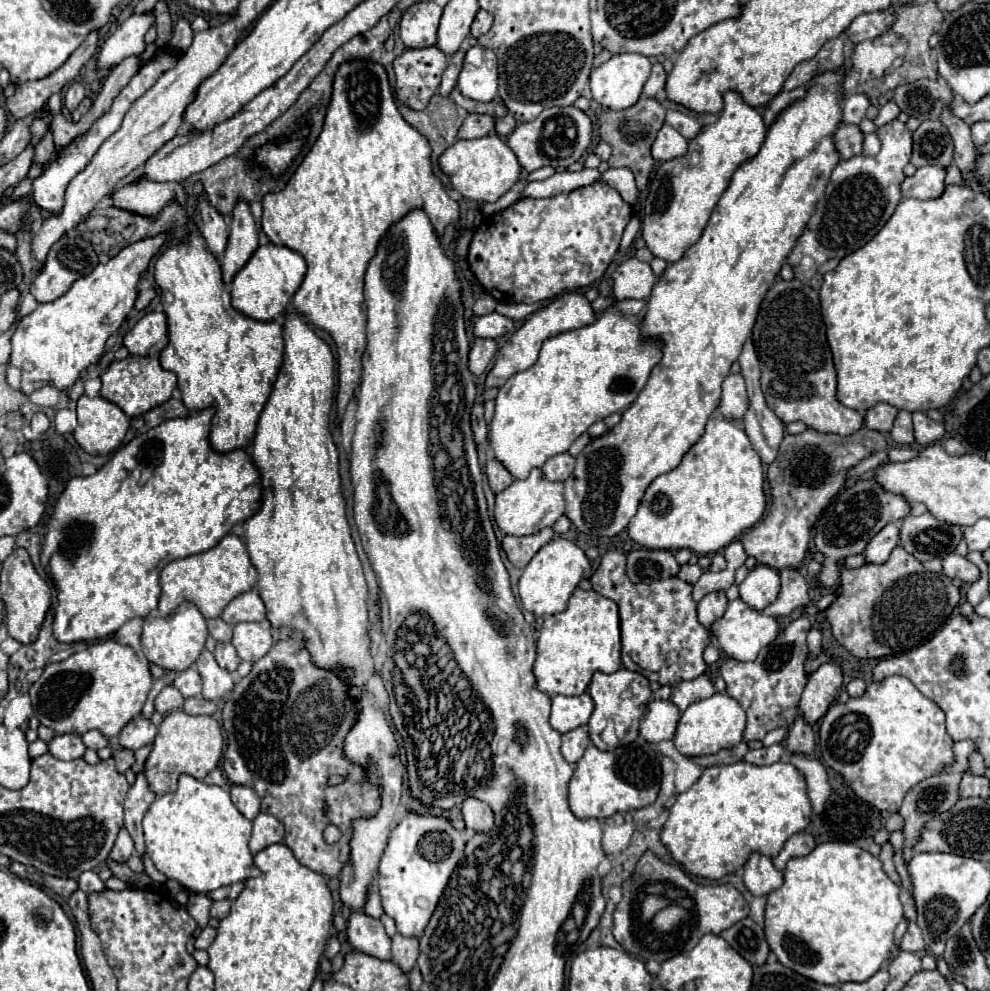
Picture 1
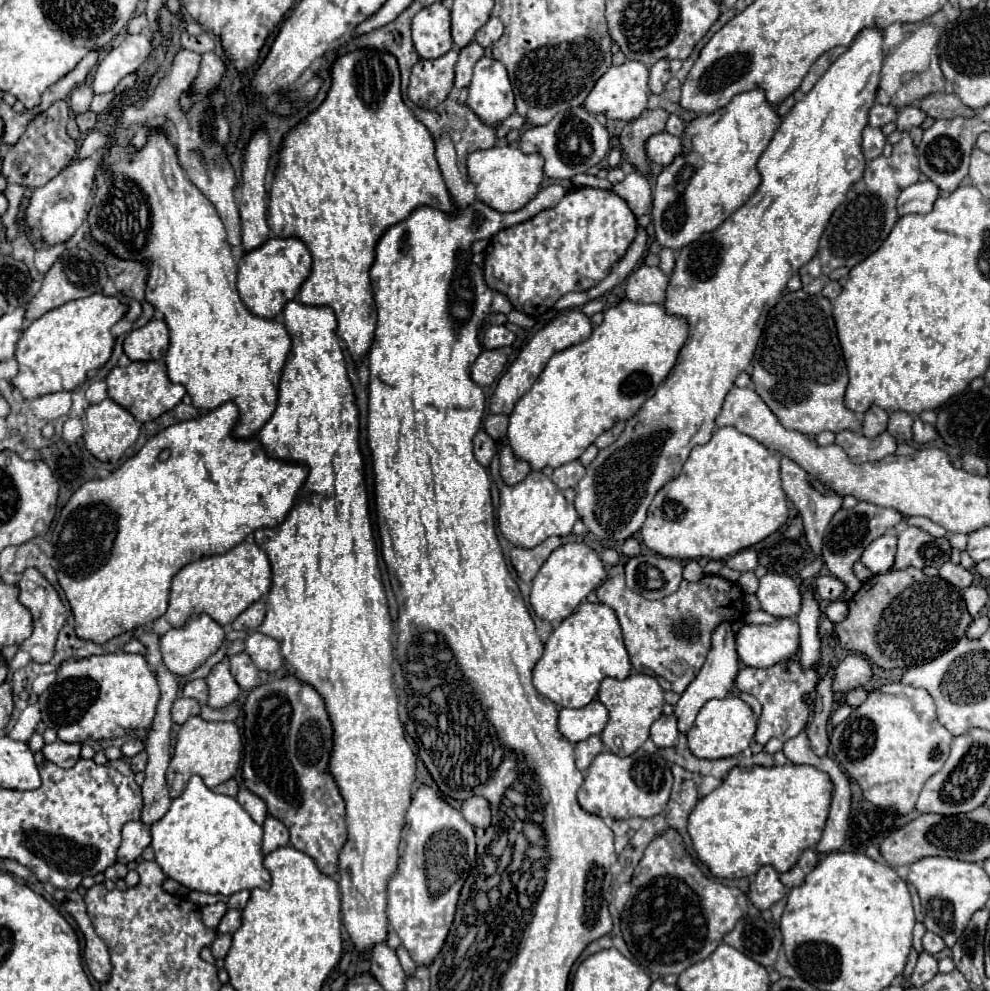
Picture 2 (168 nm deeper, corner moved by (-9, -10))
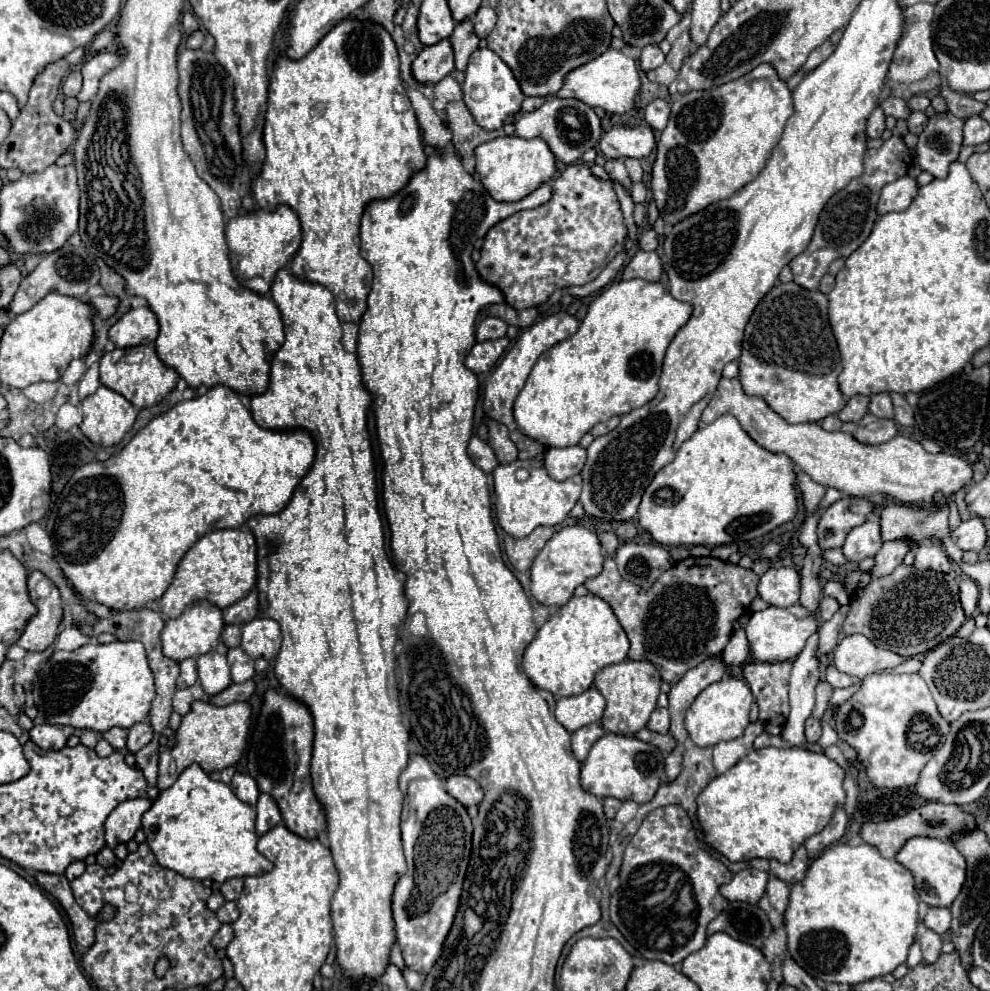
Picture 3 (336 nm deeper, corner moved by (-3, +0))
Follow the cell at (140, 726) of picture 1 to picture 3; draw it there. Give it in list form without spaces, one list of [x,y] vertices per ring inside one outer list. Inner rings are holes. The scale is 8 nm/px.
[[[113,727],[105,733],[101,733],[103,739],[107,739],[111,743],[113,749],[117,751],[123,751],[125,749],[125,743],[127,743],[127,729],[121,729],[121,727]]]

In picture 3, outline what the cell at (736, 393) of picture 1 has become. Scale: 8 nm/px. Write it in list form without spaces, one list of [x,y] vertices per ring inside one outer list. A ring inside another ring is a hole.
[[[721,379],[719,387],[705,407],[701,421],[705,425],[713,423],[721,415],[733,415],[739,419],[741,427],[763,447],[773,453],[785,453],[797,469],[803,469],[815,483],[823,487],[835,487],[851,497],[869,497],[875,493],[889,495],[903,505],[917,505],[919,509],[937,511],[941,505],[935,501],[935,493],[941,493],[949,503],[951,495],[973,481],[971,465],[949,453],[927,453],[917,441],[911,441],[905,435],[897,435],[881,445],[861,445],[849,433],[841,431],[823,431],[817,423],[799,423],[791,425],[779,417],[763,397],[747,395],[741,387],[741,381]]]

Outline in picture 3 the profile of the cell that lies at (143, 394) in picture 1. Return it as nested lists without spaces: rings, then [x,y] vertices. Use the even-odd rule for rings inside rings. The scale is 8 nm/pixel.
[[[139,345],[131,349],[115,349],[111,353],[105,353],[99,361],[99,379],[105,387],[123,395],[137,409],[145,409],[159,403],[167,393],[171,393],[179,375],[175,369],[165,367],[161,363],[153,345]]]

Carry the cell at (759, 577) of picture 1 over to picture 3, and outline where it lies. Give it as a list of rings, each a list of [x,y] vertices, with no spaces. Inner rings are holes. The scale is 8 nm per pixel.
[[[771,567],[759,577],[759,597],[775,607],[791,607],[799,601],[799,573],[793,567]]]

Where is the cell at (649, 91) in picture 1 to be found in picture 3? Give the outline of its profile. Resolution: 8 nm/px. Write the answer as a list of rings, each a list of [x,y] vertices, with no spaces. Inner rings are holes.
[[[647,45],[643,51],[641,51],[641,59],[639,59],[639,65],[643,71],[651,71],[651,69],[657,69],[659,65],[665,63],[665,55],[661,53],[661,49],[657,45]]]

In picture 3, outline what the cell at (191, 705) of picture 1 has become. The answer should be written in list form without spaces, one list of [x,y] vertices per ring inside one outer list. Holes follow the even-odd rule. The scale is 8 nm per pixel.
[[[245,681],[245,683],[231,683],[225,691],[209,697],[209,703],[217,705],[217,707],[225,707],[225,705],[231,705],[235,701],[247,701],[251,697],[251,693],[255,691],[255,683],[253,681]]]

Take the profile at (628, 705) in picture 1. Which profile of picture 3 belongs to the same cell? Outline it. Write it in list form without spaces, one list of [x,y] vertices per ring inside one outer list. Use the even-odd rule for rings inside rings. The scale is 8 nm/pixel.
[[[625,659],[623,663],[601,669],[595,675],[595,687],[601,691],[601,695],[607,701],[607,707],[605,707],[605,713],[601,719],[601,727],[615,735],[635,735],[637,731],[641,731],[647,725],[649,715],[657,707],[659,685],[661,685],[659,671],[649,661]]]

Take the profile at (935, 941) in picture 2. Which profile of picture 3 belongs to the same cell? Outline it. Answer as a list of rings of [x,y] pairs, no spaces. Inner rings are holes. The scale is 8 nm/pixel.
[[[931,907],[931,909],[927,911],[927,915],[925,915],[923,925],[925,925],[927,929],[943,935],[943,933],[949,929],[949,925],[951,925],[951,911],[949,911],[949,909],[933,909],[933,907]]]

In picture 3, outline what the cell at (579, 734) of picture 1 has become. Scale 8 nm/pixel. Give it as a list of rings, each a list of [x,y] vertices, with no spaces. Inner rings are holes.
[[[591,723],[587,727],[581,727],[581,729],[573,731],[571,733],[571,749],[573,749],[577,761],[585,761],[591,745],[597,739],[601,739],[603,735],[605,735],[605,731],[603,731],[603,727],[599,723]]]

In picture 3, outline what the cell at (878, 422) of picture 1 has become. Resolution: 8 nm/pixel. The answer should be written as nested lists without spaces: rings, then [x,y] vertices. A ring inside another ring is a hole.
[[[857,395],[851,397],[845,405],[845,409],[841,409],[837,413],[837,417],[841,421],[859,421],[861,417],[865,417],[869,413],[869,397],[867,395]]]

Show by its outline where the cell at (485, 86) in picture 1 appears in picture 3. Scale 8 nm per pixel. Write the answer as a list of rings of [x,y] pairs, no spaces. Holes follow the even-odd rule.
[[[477,49],[477,51],[473,51],[467,71],[465,71],[463,99],[465,99],[465,105],[471,111],[473,119],[483,129],[493,131],[493,129],[501,129],[505,123],[509,123],[513,119],[513,115],[517,113],[517,109],[523,101],[523,93],[511,73],[511,69],[505,65],[505,61],[501,61],[501,57],[497,53],[493,53],[491,49]]]

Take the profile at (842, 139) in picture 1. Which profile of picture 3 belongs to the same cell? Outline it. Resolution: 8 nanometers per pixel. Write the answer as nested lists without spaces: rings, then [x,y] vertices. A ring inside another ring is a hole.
[[[875,109],[867,119],[867,139],[877,139],[885,131],[885,115],[881,109]]]

